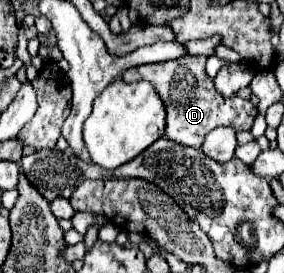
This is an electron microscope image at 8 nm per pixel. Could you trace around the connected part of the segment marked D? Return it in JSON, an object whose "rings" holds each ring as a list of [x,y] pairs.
{"rings":[[[180,57],[164,63],[150,63],[150,65],[140,65],[132,67],[126,73],[122,73],[122,79],[126,83],[136,83],[136,81],[150,81],[152,87],[158,91],[158,95],[164,101],[166,107],[166,133],[164,137],[186,145],[200,149],[204,143],[204,137],[220,125],[232,127],[236,131],[250,131],[254,117],[256,117],[256,107],[250,101],[244,101],[240,97],[224,99],[216,93],[212,77],[206,73],[206,61],[208,57]]]}

